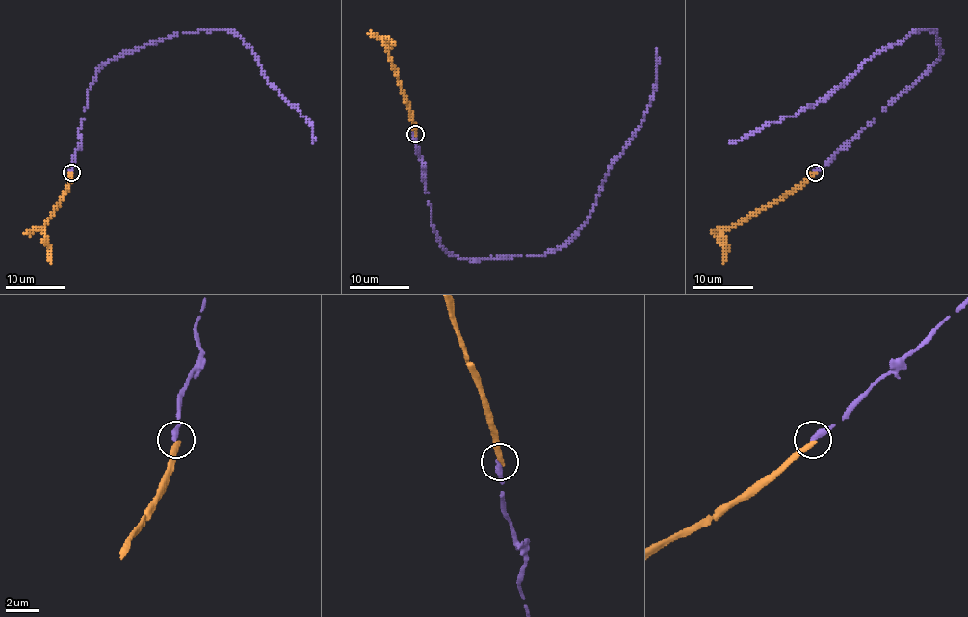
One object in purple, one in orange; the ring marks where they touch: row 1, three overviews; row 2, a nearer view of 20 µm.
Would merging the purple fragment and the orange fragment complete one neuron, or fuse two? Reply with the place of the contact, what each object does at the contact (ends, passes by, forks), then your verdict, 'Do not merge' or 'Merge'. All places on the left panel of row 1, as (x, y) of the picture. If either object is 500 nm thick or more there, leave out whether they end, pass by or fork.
Place: (71, 172). At the ring purple ends. At the ring orange ends. Do not merge

